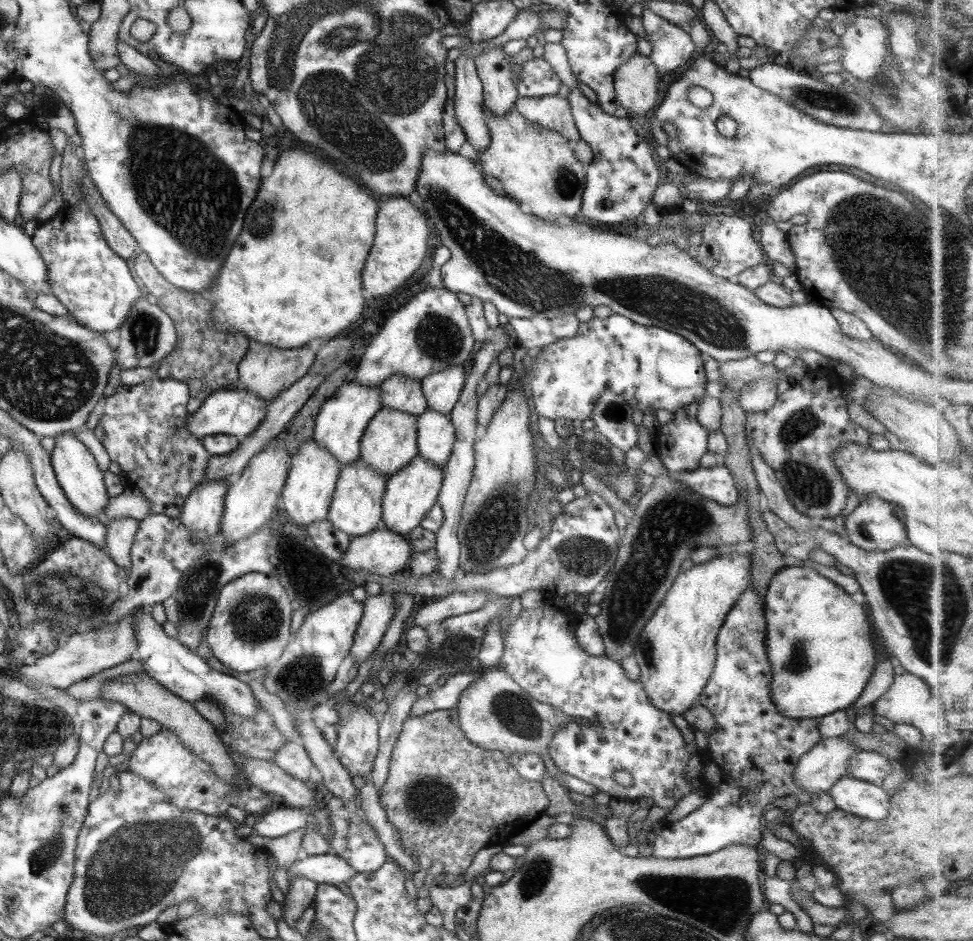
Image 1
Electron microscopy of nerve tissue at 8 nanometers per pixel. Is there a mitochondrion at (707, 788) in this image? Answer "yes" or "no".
no

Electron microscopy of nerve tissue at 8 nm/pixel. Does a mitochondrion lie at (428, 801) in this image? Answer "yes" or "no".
yes

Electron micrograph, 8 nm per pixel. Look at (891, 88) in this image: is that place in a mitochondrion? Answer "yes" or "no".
yes

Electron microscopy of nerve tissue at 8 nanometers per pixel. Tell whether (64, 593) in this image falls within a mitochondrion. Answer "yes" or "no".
yes

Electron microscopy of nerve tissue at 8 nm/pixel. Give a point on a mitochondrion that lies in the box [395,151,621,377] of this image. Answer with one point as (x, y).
(438, 337)

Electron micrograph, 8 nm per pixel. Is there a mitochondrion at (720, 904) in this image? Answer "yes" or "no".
yes

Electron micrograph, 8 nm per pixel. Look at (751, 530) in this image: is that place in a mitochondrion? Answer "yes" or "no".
no

